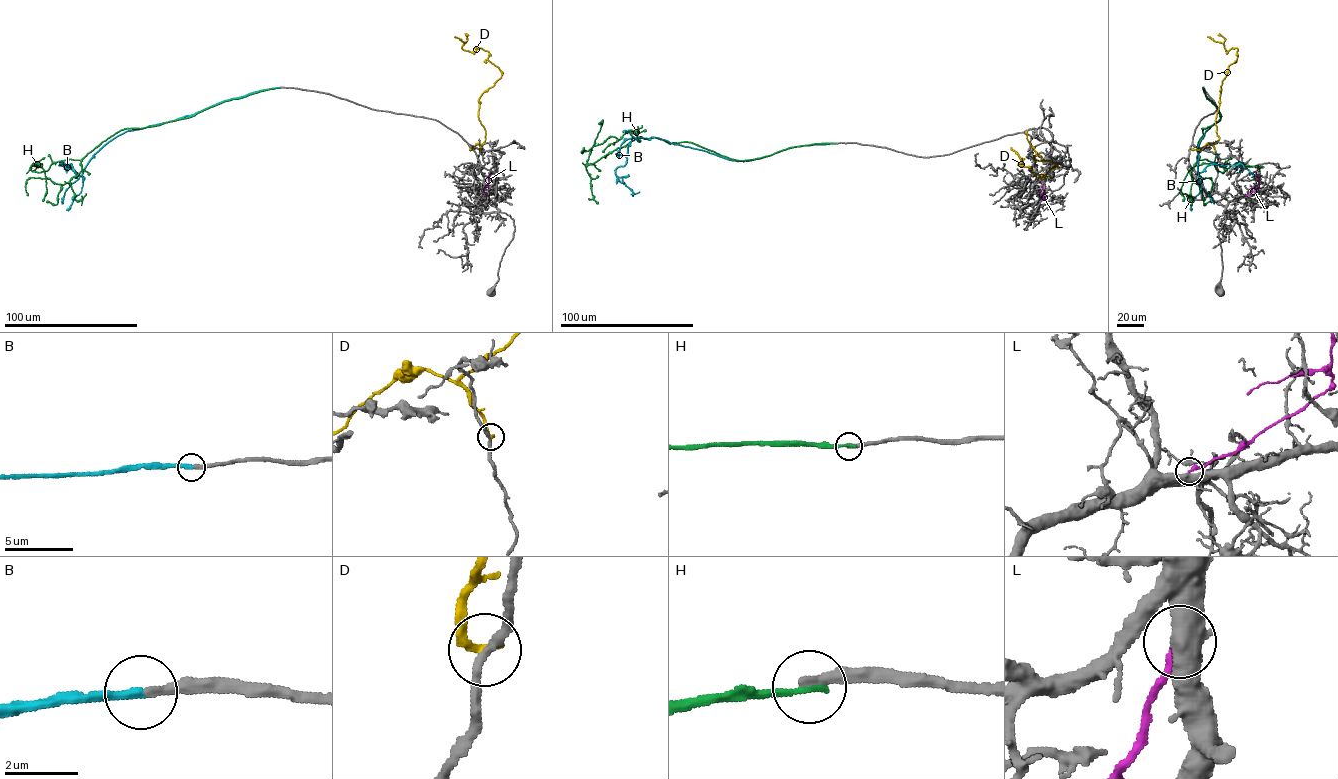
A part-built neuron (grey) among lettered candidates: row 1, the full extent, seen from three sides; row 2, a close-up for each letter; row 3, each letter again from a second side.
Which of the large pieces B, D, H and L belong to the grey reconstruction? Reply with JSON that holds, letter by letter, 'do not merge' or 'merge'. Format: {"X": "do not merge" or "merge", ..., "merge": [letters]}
{"B": "merge", "D": "do not merge", "H": "do not merge", "L": "do not merge", "merge": ["B"]}

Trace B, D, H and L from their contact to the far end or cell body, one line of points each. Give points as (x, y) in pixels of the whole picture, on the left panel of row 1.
B: (279, 87), (127, 131), (104, 145), (79, 176), (71, 164), (59, 165), (83, 177)
D: (480, 150), (485, 135), (479, 98), (501, 71), (487, 59), (489, 52), (464, 50), (465, 42), (455, 36)
H: (279, 87), (121, 130), (81, 160), (39, 172), (35, 163), (46, 177), (42, 201)
L: (487, 196), (483, 190), (491, 173)

